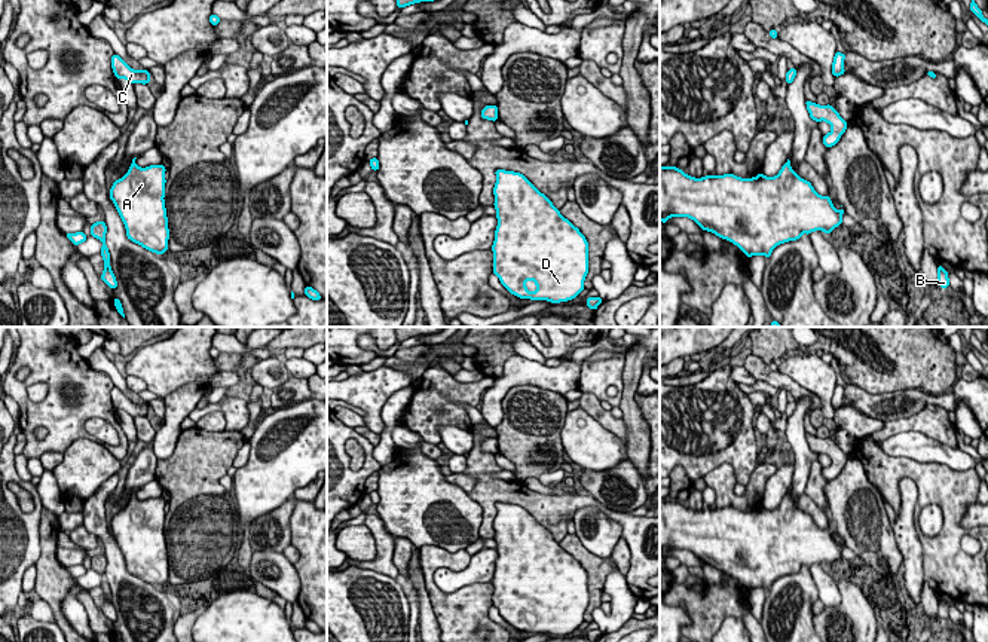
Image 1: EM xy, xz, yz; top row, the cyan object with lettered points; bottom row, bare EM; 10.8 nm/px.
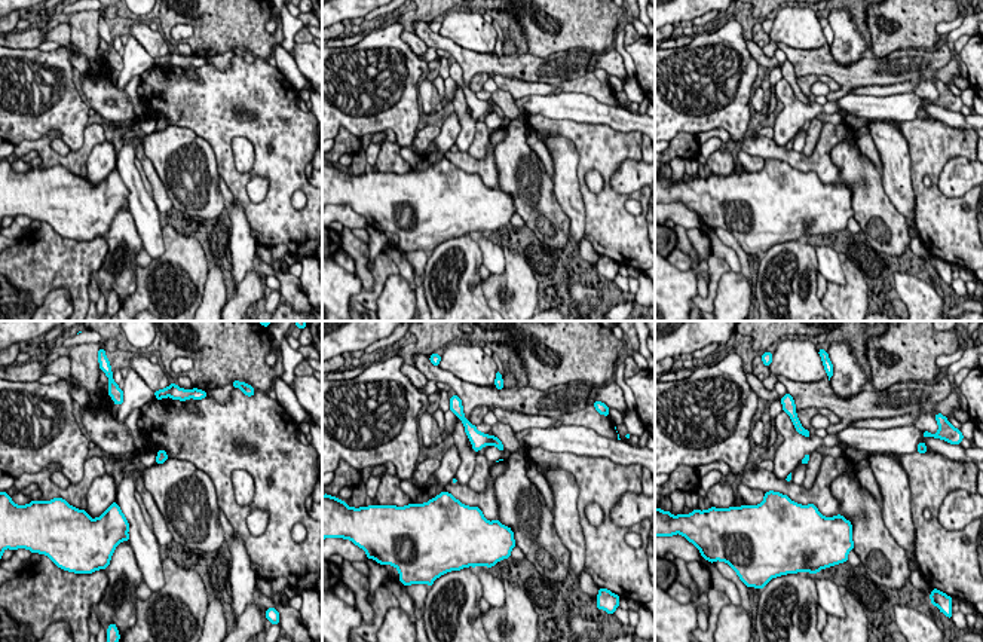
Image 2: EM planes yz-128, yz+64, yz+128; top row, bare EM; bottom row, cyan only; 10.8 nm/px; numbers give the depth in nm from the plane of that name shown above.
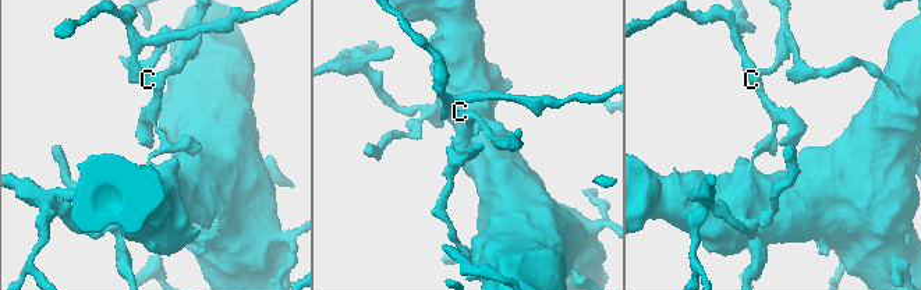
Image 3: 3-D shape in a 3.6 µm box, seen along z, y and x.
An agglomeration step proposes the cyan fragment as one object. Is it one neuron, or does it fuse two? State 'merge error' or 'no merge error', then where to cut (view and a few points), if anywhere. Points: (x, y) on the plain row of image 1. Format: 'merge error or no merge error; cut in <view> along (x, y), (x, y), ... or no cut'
no merge error; no cut

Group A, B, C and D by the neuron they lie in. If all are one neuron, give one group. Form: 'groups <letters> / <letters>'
groups A B C D

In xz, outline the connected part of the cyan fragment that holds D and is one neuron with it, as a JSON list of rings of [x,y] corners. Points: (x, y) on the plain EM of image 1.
[[[496,502],[493,520],[498,559],[495,563],[493,606],[520,632],[560,636],[575,632],[584,623],[588,606],[588,575],[553,535],[523,507]]]

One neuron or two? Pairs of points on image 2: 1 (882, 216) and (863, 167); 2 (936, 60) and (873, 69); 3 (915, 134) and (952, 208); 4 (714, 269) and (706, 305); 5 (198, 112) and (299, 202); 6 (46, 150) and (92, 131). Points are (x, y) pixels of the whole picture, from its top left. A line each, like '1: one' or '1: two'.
1: one
2: one
3: one
4: one
5: two
6: one

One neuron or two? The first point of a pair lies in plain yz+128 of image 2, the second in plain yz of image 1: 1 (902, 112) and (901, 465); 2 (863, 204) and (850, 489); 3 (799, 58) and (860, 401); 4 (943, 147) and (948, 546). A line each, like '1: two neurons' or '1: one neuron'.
1: two neurons
2: one neuron
3: one neuron
4: one neuron

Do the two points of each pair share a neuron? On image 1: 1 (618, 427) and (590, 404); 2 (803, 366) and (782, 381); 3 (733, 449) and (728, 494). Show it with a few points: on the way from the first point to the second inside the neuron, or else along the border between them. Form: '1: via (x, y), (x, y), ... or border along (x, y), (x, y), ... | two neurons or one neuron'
1: via (611, 424), (598, 412) | one neuron
2: border along (777, 370), (817, 396) | two neurons
3: border along (703, 476), (722, 464), (728, 464), (737, 482) | two neurons

